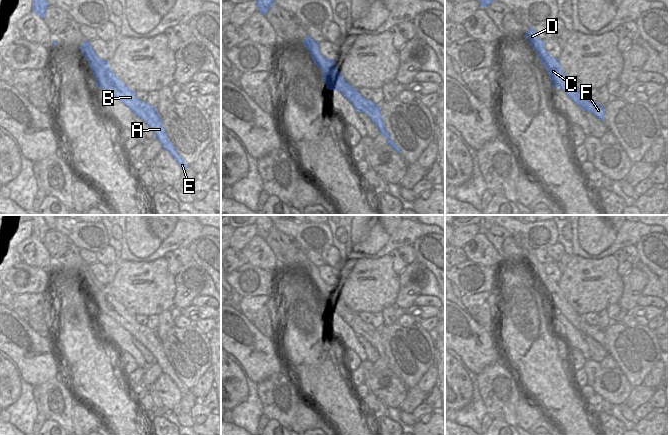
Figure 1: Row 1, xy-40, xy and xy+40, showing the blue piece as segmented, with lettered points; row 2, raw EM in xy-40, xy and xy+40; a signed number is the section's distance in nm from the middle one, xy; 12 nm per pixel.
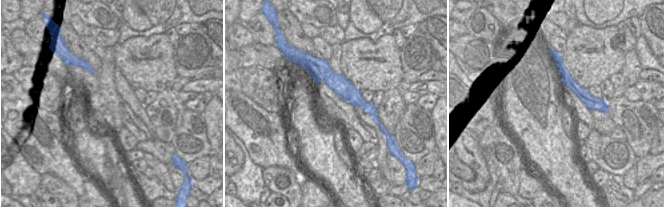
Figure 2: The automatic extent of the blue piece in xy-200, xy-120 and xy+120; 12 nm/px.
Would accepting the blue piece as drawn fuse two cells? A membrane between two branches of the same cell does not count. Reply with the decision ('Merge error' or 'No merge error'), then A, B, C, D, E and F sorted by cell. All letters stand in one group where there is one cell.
Merge error. Groups: A B E F / C D

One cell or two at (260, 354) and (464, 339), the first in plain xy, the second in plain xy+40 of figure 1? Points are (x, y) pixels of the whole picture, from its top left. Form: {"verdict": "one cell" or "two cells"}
{"verdict": "one cell"}

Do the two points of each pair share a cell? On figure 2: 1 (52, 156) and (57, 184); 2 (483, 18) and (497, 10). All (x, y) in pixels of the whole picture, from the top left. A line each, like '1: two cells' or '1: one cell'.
1: two cells
2: two cells

